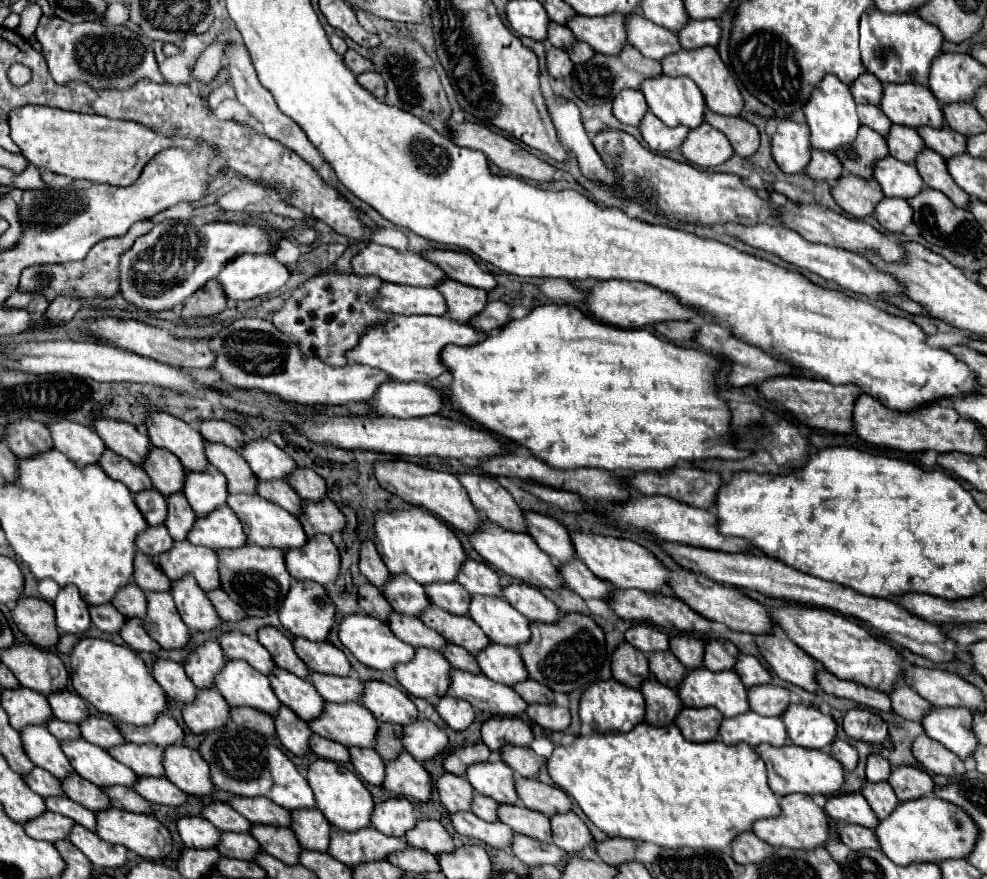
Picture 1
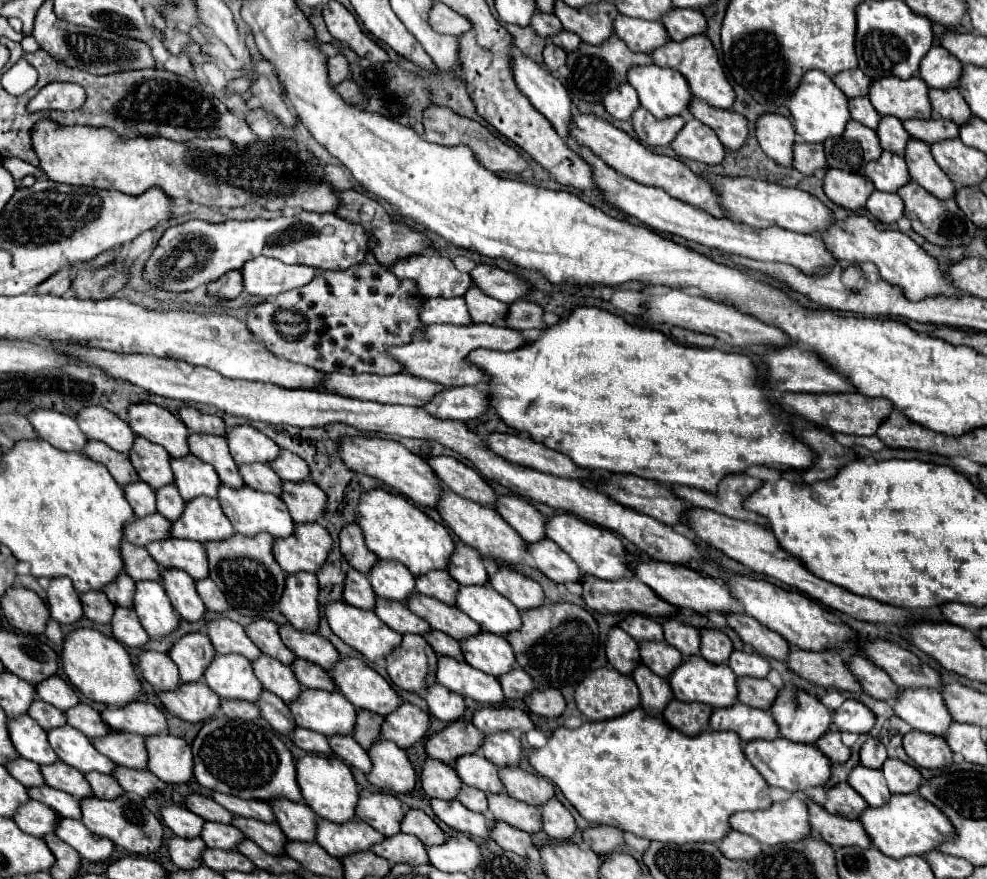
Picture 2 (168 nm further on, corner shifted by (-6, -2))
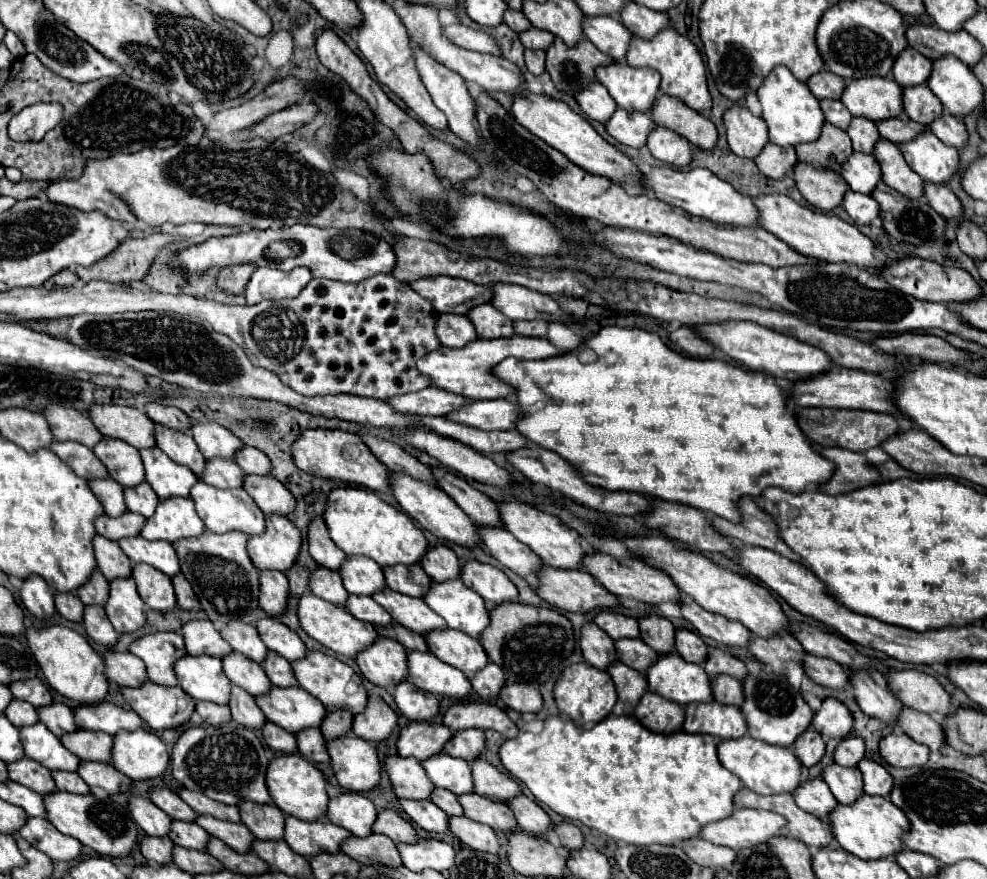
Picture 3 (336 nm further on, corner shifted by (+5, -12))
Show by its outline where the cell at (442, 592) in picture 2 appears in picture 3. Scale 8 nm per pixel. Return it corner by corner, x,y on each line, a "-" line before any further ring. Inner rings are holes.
395,565
395,569
383,569
383,575
389,589
405,593
409,597
423,597
431,583
427,573
419,565
411,565
411,569
407,569
407,565

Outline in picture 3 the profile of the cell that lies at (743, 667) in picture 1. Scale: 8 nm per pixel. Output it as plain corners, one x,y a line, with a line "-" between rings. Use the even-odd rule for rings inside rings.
711,649
707,661
703,663
703,669
709,675
725,673
725,675
731,675
735,679
743,679
747,675
745,663
739,657
731,655
729,651
723,651
723,649

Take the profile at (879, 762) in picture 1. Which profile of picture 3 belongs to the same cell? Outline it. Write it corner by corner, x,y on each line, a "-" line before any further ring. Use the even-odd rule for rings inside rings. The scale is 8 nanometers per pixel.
847,737
843,739
833,753
835,763
843,765
843,767
857,767
857,763
865,757
865,745
863,739
859,737

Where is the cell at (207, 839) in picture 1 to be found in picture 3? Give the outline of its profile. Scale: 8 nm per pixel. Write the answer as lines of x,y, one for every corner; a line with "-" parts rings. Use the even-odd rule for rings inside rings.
127,797
127,805
131,811
131,817
135,823
147,833
155,837
165,837
171,829
171,819
165,811
161,811
157,805
153,805
149,799
143,797

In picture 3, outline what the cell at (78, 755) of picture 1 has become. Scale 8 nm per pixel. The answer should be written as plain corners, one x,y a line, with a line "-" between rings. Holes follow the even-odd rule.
41,721
29,727
19,729
19,737
23,743
23,751
29,759
41,763
43,767
55,771
77,771
79,757
75,757
71,751
63,747
59,737
55,737

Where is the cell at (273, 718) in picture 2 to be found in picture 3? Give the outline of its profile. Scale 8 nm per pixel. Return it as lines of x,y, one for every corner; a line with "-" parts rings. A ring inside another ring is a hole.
231,685
229,707
231,707
233,721
237,721
239,725
245,725
249,729
261,729
263,727
265,715
255,705
255,699
247,691
239,689
237,685

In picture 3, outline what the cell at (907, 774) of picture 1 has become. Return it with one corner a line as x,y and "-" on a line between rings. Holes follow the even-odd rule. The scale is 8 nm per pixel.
871,759
859,761
859,771
863,773
863,791
867,795
881,795
887,797
893,787
893,777
887,773
885,767

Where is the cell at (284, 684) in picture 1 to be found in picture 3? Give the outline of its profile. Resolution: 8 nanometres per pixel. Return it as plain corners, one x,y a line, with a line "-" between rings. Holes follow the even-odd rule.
229,653
223,661
223,671
231,683
243,687
251,695
263,695
271,689
271,683
263,671
263,667
241,653

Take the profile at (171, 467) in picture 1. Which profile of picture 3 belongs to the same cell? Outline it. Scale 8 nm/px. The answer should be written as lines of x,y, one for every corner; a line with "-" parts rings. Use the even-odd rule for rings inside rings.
103,437
95,447
93,453
97,459
107,467
111,479
115,479
123,487
135,487
145,479
143,461
139,451
119,439

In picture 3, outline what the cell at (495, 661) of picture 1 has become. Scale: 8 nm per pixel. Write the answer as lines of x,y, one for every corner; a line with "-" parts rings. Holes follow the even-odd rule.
437,629
425,633
423,637
427,639
427,647
435,657
461,669
465,675
473,675
489,661
477,639
467,637
465,633
459,633
455,629

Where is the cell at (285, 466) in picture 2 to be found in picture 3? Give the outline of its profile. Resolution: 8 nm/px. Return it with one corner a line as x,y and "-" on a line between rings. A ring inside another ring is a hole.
243,447
235,455
235,463
245,471
245,473
255,473
255,475
269,475
271,463
265,453
261,453
255,447

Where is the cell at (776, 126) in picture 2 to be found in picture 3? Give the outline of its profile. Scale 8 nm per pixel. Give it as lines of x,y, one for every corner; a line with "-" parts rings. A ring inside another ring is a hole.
733,105
723,113
723,125
727,129
729,149
739,157
755,159
767,139
767,125
749,109

